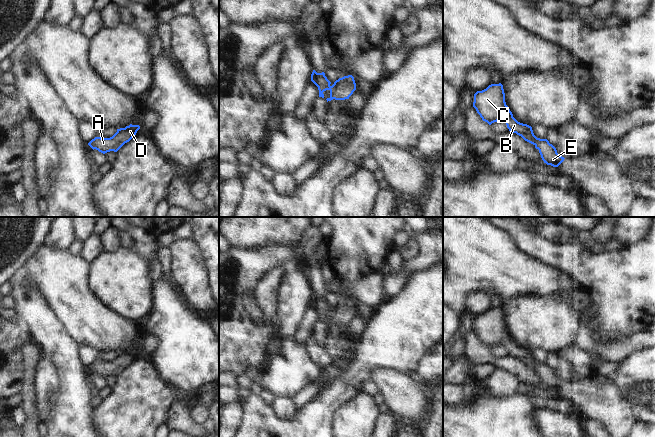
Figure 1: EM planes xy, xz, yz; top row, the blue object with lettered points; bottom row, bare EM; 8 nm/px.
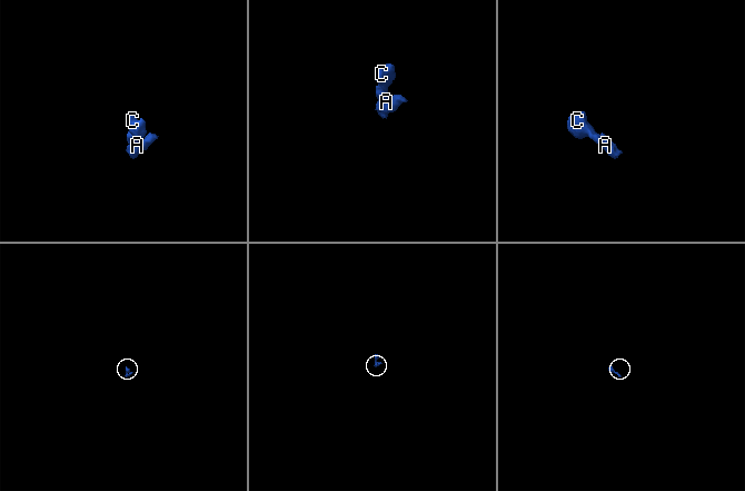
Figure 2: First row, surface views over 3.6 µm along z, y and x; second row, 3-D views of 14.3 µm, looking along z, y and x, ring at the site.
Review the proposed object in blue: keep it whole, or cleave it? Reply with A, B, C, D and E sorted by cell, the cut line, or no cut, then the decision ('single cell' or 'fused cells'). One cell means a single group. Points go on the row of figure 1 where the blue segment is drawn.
A B C D E | no cut | single cell

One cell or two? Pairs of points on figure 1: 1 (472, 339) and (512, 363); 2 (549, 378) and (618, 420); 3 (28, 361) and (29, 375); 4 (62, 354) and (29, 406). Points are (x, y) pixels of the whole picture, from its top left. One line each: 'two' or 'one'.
1: one
2: one
3: one
4: two

